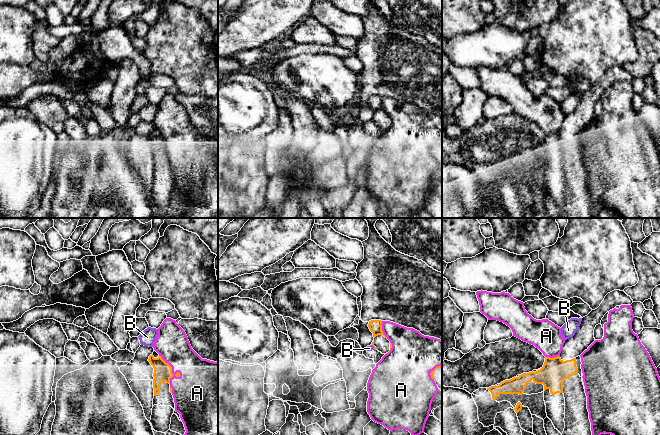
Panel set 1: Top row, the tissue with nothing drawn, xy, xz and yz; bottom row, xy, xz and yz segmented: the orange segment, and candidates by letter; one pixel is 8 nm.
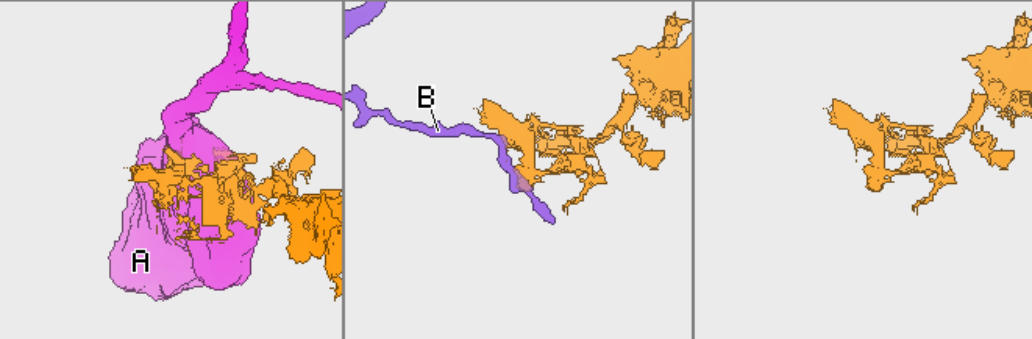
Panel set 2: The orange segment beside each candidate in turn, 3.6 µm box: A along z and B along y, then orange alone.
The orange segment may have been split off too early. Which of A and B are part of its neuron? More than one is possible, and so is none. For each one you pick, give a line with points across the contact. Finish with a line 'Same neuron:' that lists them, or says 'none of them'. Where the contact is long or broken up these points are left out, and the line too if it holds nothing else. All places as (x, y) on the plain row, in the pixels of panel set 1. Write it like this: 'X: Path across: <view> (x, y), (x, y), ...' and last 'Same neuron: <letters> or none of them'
Same neuron: none of them

